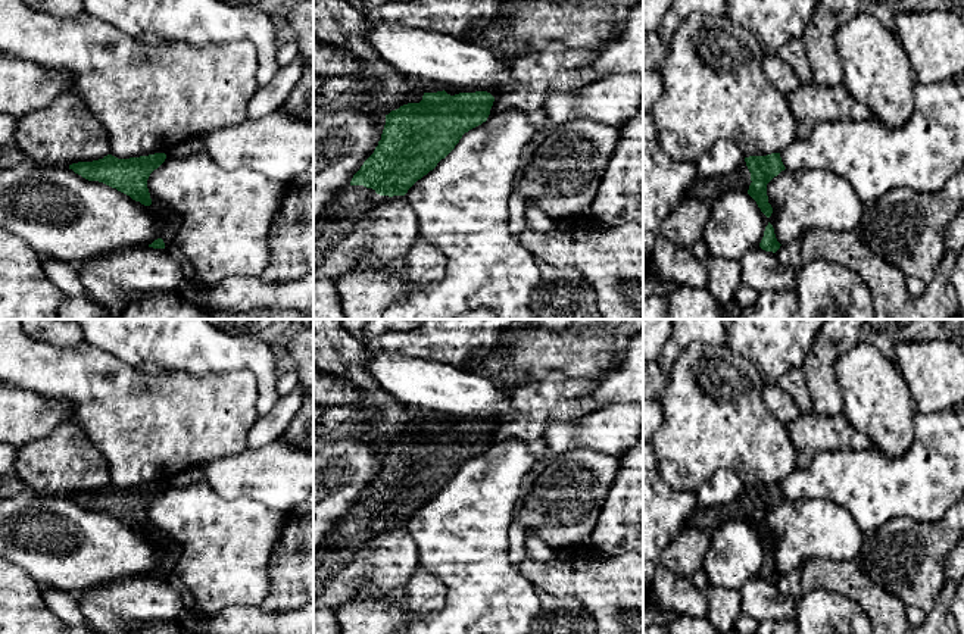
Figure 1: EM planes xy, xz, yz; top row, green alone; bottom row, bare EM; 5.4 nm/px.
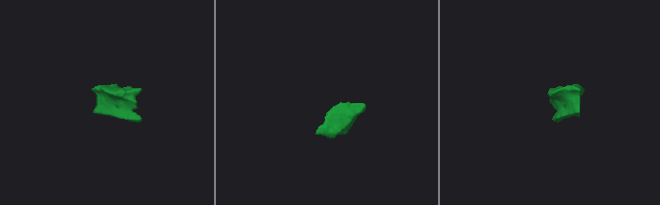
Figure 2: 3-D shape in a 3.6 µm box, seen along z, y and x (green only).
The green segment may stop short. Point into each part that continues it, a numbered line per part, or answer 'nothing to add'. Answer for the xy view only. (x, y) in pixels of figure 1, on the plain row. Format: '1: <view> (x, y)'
nothing to add

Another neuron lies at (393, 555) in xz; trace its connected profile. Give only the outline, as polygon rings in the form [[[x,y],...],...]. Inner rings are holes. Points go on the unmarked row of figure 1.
[[[383,525],[368,547],[369,558],[364,572],[347,593],[402,599],[408,578],[421,565],[414,537],[405,525]]]

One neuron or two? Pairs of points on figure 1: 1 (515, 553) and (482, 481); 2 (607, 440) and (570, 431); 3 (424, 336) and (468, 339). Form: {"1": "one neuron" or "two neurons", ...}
{"1": "two neurons", "2": "one neuron", "3": "one neuron"}

